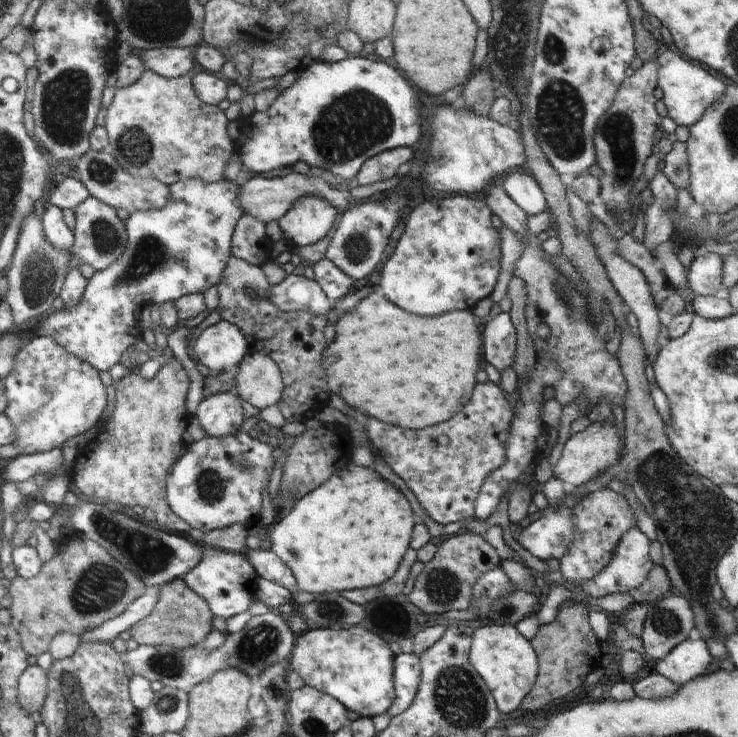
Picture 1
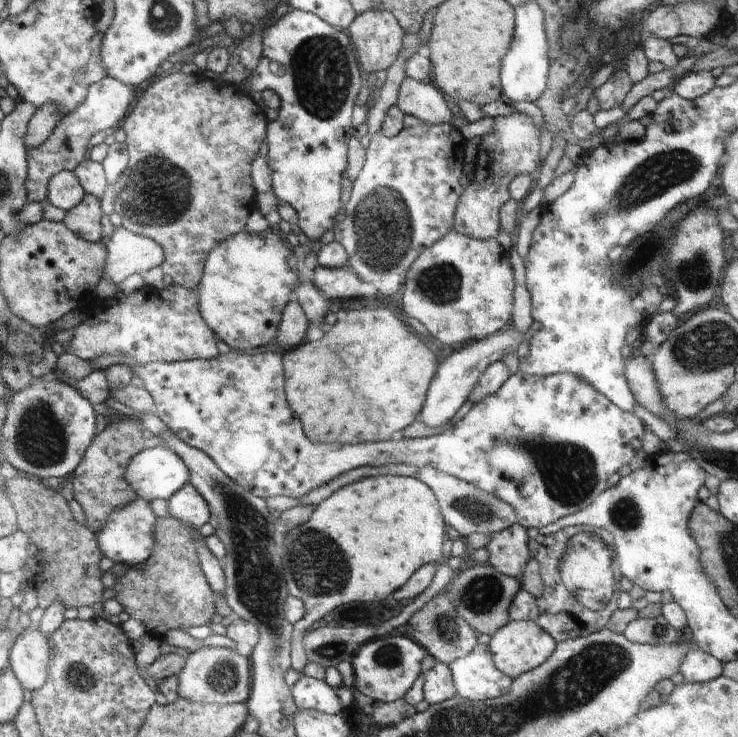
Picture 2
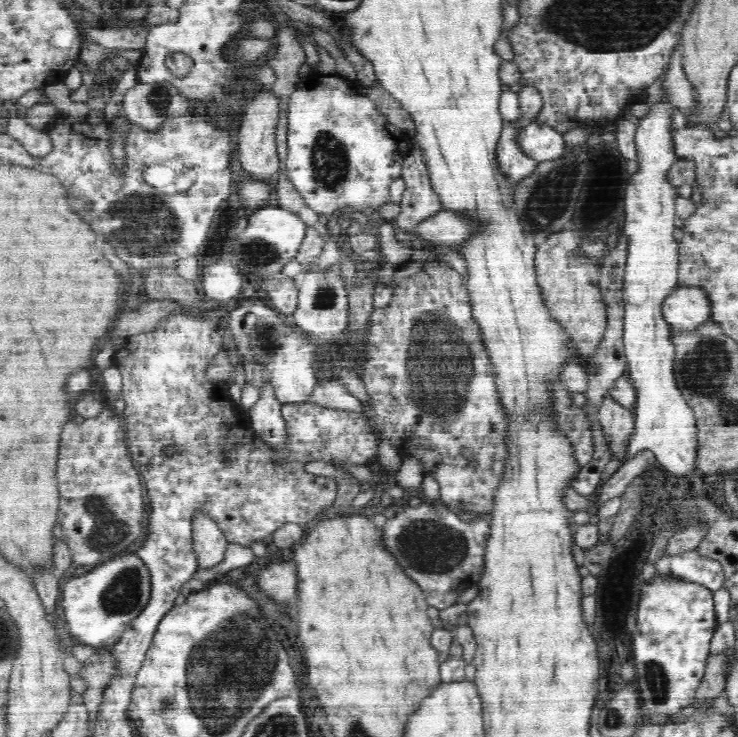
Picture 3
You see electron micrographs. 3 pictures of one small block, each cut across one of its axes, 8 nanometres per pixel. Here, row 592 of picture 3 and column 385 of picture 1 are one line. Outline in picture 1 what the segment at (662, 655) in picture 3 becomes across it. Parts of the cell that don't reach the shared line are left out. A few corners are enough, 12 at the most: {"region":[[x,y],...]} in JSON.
{"region":[[361,625],[308,628],[290,666],[372,719],[395,702],[394,652]]}

